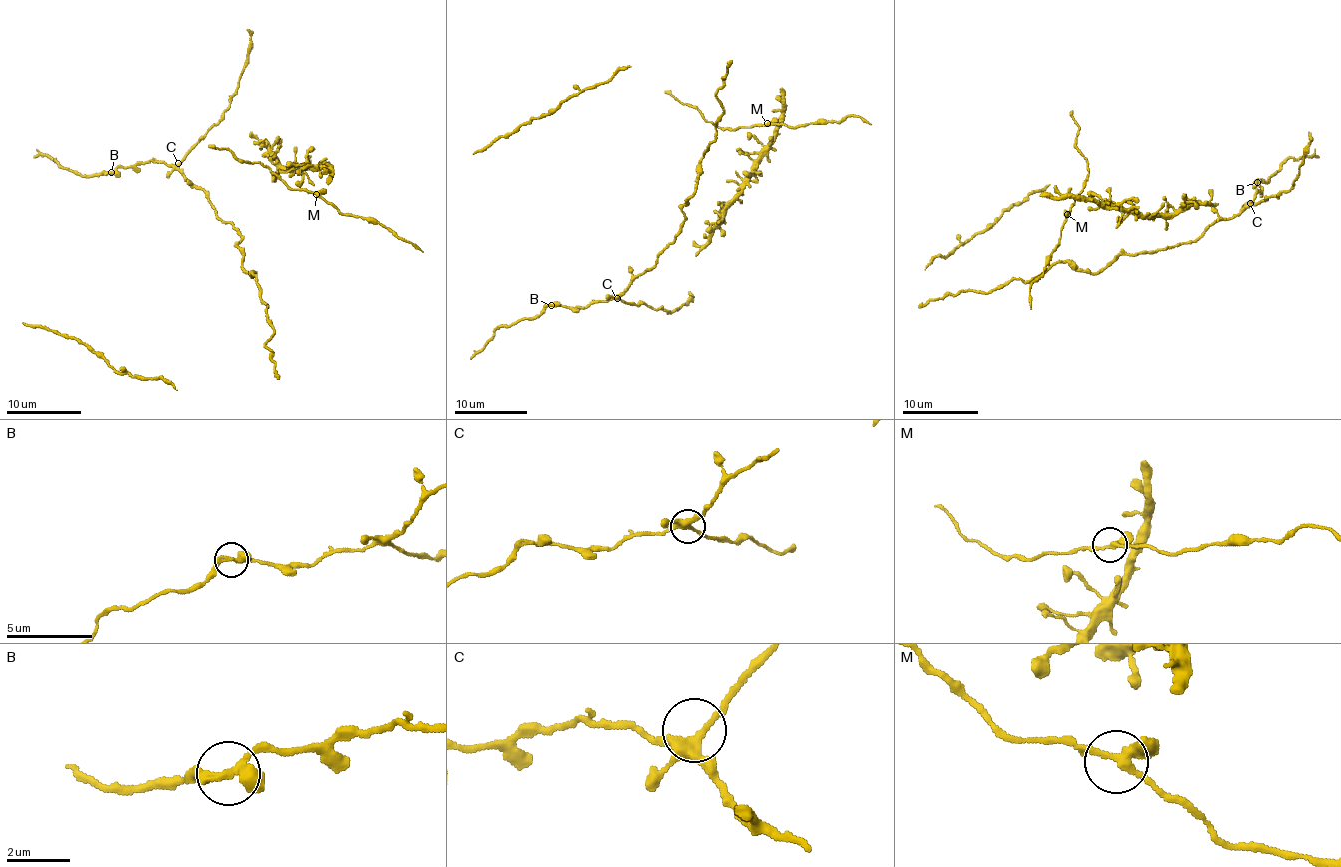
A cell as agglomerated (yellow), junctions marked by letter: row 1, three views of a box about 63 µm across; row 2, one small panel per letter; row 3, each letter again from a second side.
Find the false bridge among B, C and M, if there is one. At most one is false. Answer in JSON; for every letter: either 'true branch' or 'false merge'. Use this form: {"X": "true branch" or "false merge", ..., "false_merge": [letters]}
{"B": "true branch", "C": "true branch", "M": "true branch", "false_merge": []}

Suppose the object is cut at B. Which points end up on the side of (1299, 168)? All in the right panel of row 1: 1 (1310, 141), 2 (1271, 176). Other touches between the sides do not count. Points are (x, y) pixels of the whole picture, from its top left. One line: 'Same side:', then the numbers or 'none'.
Same side: 1

